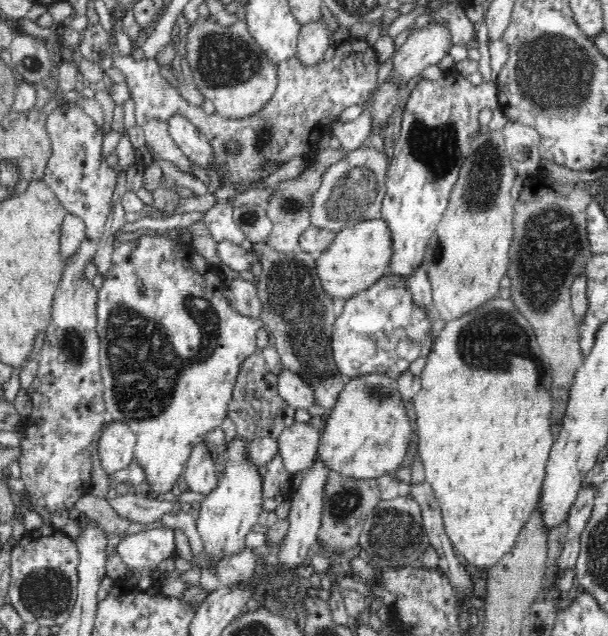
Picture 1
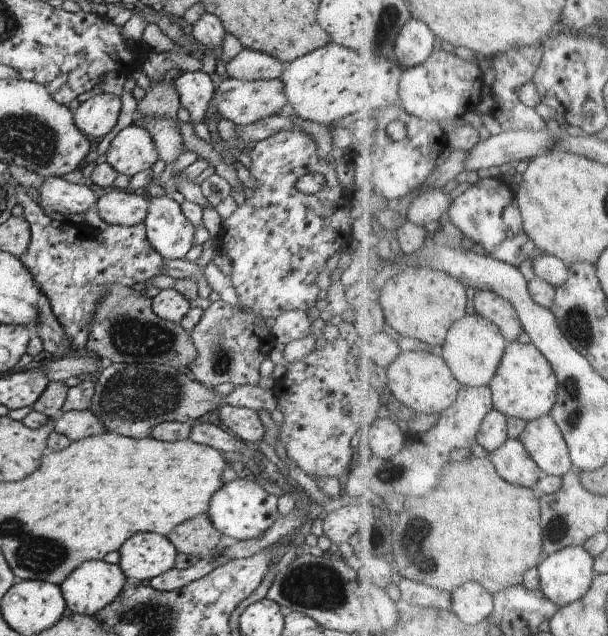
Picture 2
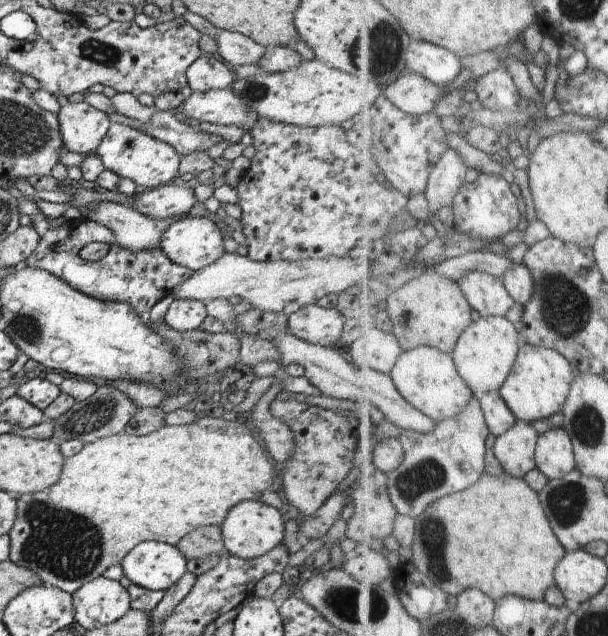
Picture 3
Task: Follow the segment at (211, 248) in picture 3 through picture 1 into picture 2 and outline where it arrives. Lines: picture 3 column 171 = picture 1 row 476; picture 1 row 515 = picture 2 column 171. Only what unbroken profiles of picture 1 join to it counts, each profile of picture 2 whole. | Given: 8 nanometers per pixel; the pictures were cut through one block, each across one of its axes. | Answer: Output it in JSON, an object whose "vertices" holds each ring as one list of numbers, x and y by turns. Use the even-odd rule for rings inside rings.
{"vertices":[[151,197,144,226,149,243,164,258,184,258,194,246,196,229,172,197]]}

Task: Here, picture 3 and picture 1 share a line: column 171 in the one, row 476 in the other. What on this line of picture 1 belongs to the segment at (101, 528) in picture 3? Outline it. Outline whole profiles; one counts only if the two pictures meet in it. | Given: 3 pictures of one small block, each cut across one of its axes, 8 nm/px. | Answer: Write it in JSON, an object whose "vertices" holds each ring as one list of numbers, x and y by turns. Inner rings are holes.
{"vertices":[[498,296,488,300,486,304,478,306,476,310,470,310,469,314,448,322,440,335,436,337,433,348,427,356,428,361,419,378,421,390,412,401,417,416,418,453,420,453,420,458,424,464,424,471,426,471,425,480,430,483,436,501,440,505,446,534,457,554,478,570,487,571,488,567,494,566,502,556,506,556,514,548,514,542,518,540,522,526,530,520,530,514,538,506,546,464,554,444,554,436,550,432,550,416,553,414,552,400,550,400,553,382,551,371,548,369,547,359,543,358,535,332,532,332,533,327,528,324,528,320,516,308,517,306,514,306,509,299]]}

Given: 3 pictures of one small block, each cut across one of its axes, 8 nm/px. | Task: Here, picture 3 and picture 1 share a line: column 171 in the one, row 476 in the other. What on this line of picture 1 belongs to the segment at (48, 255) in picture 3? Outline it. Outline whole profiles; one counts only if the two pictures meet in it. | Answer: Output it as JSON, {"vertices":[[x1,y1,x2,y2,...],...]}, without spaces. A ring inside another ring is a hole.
{"vertices":[[279,454,260,467,259,472,262,479,262,508,268,512,275,511,278,504,282,504,286,498,294,495,294,477,286,471]]}

